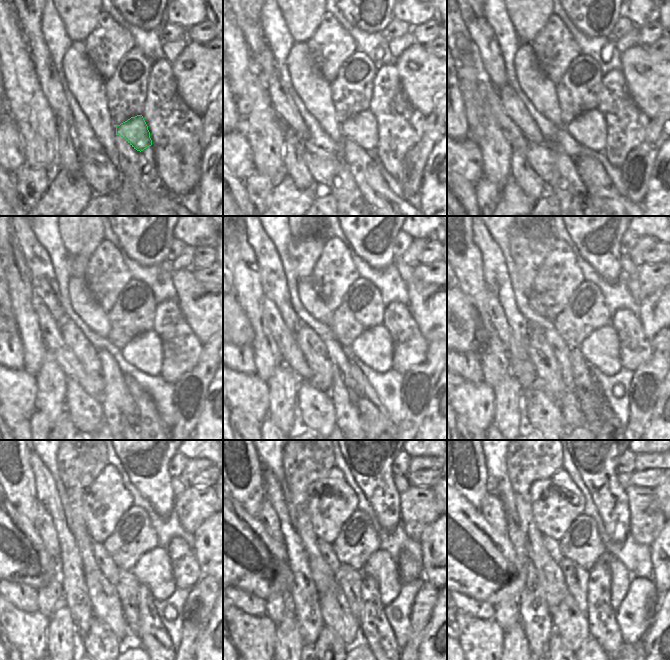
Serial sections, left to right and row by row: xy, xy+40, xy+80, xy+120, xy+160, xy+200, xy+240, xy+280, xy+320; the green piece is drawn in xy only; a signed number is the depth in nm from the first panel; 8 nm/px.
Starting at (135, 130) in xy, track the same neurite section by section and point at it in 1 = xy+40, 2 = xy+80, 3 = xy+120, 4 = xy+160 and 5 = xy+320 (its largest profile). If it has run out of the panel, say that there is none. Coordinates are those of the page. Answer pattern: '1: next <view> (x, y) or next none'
1: next xy+40 (362, 129)
2: next xy+80 (589, 129)
3: next xy+120 (144, 352)
4: next xy+160 (373, 348)
5: next xy+320 (621, 577)

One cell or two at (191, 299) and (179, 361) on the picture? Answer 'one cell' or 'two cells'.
two cells

